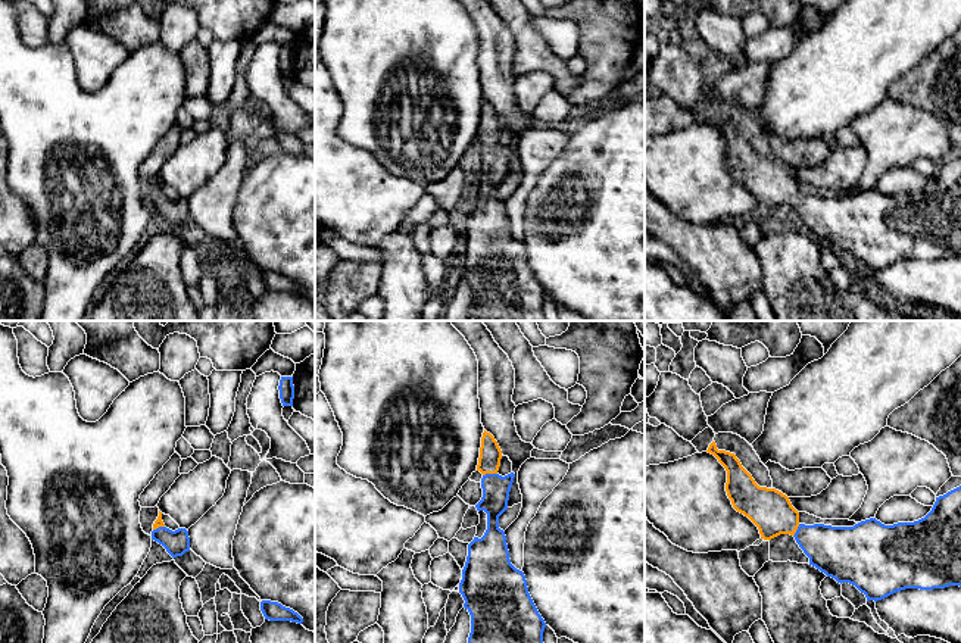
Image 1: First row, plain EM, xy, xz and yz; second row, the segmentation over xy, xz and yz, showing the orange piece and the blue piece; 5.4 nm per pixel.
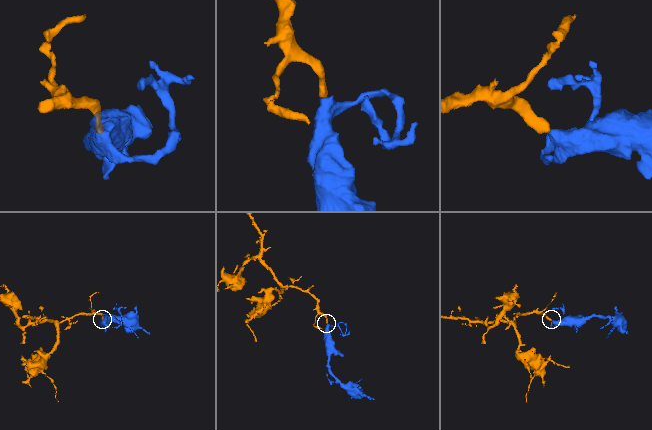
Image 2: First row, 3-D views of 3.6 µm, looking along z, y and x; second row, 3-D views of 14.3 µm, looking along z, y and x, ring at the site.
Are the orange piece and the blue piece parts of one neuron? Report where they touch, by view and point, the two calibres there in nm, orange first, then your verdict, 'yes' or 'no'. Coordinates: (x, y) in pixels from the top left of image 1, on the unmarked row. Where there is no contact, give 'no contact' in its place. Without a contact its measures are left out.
xz (489, 143) | 120/150 nm | yes

